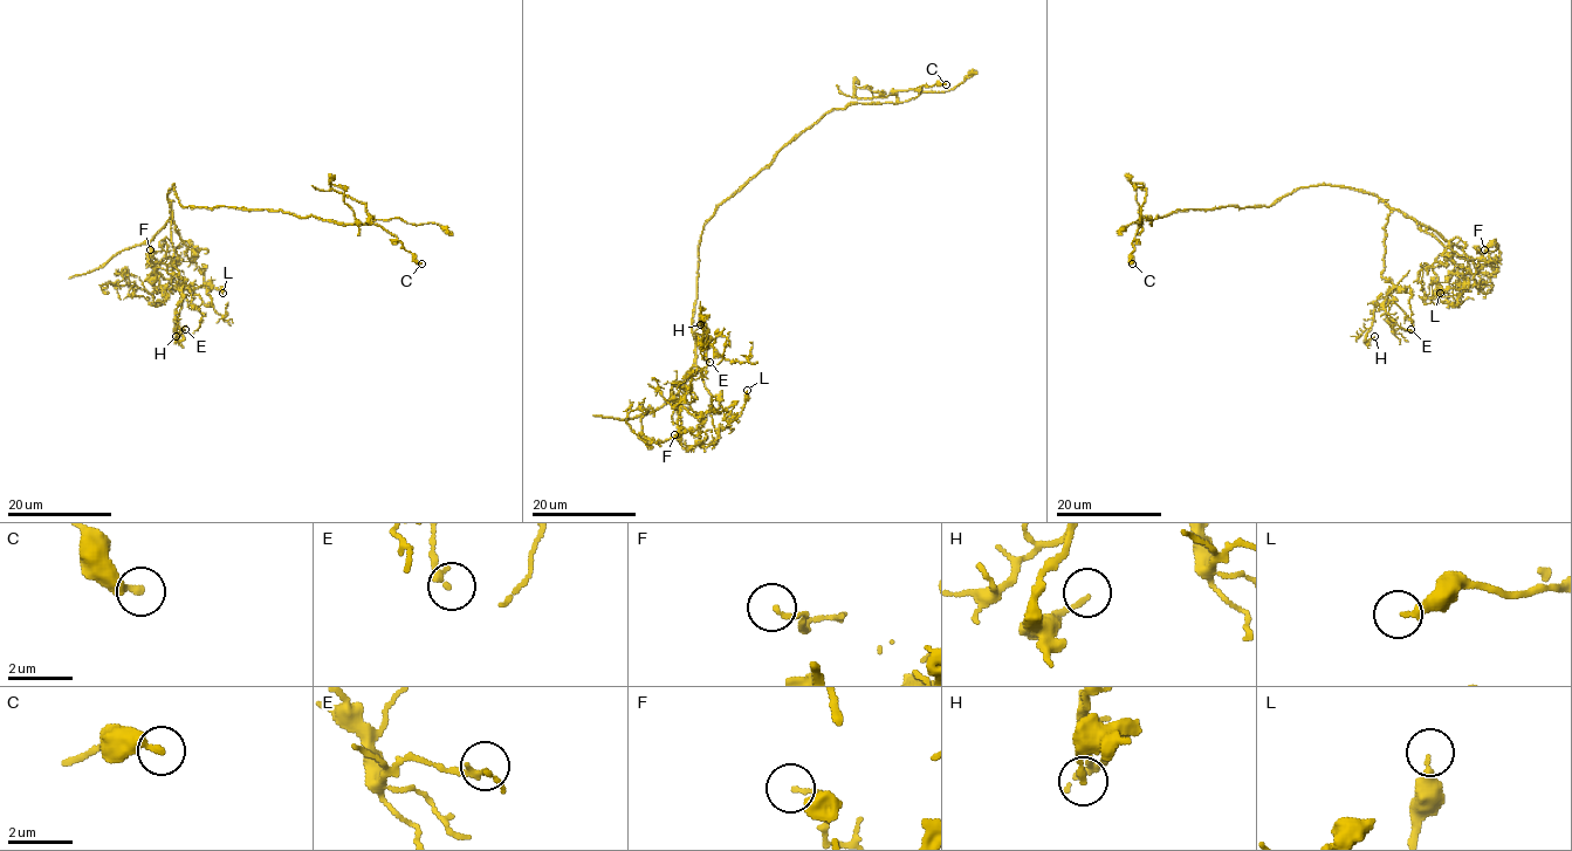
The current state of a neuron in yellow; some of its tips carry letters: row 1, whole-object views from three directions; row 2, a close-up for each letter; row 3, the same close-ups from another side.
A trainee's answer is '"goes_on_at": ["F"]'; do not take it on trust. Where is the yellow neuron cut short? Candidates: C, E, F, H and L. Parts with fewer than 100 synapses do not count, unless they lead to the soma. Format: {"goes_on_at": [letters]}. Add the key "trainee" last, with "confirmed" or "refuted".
{"goes_on_at": [], "trainee": "refuted"}

